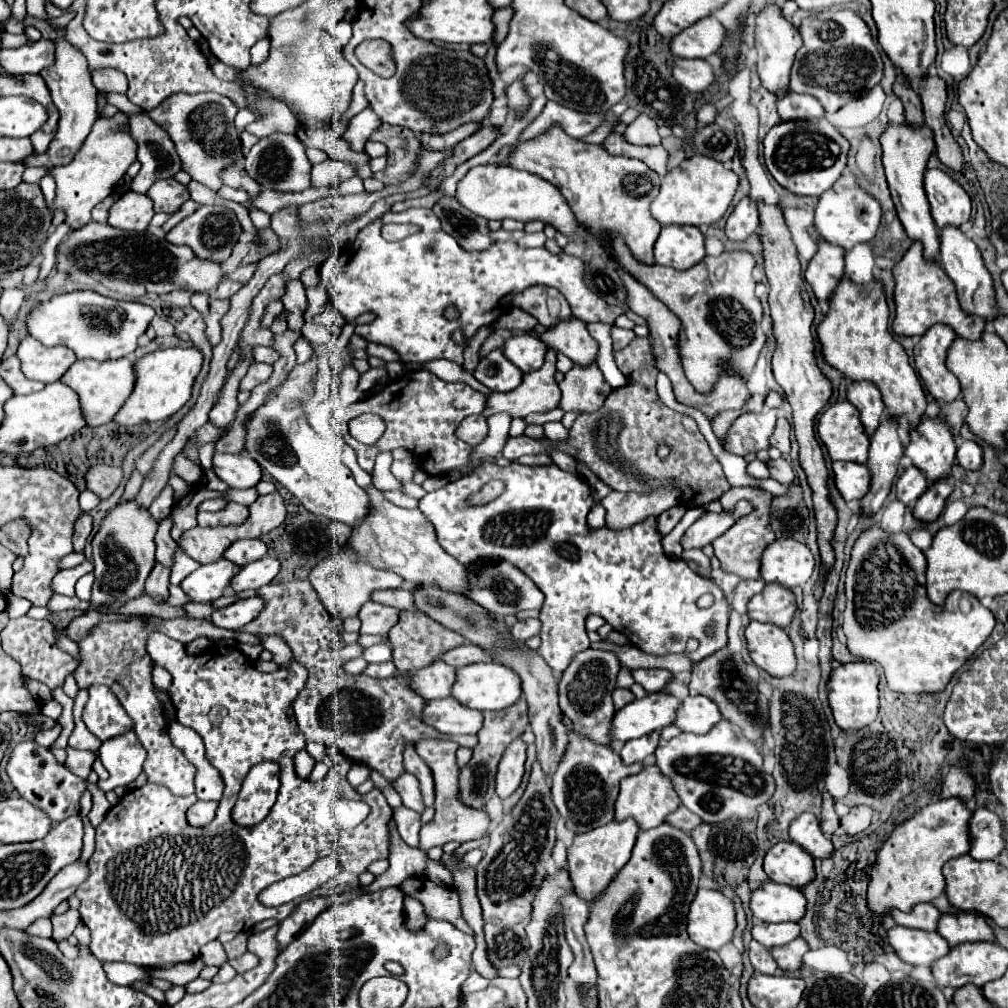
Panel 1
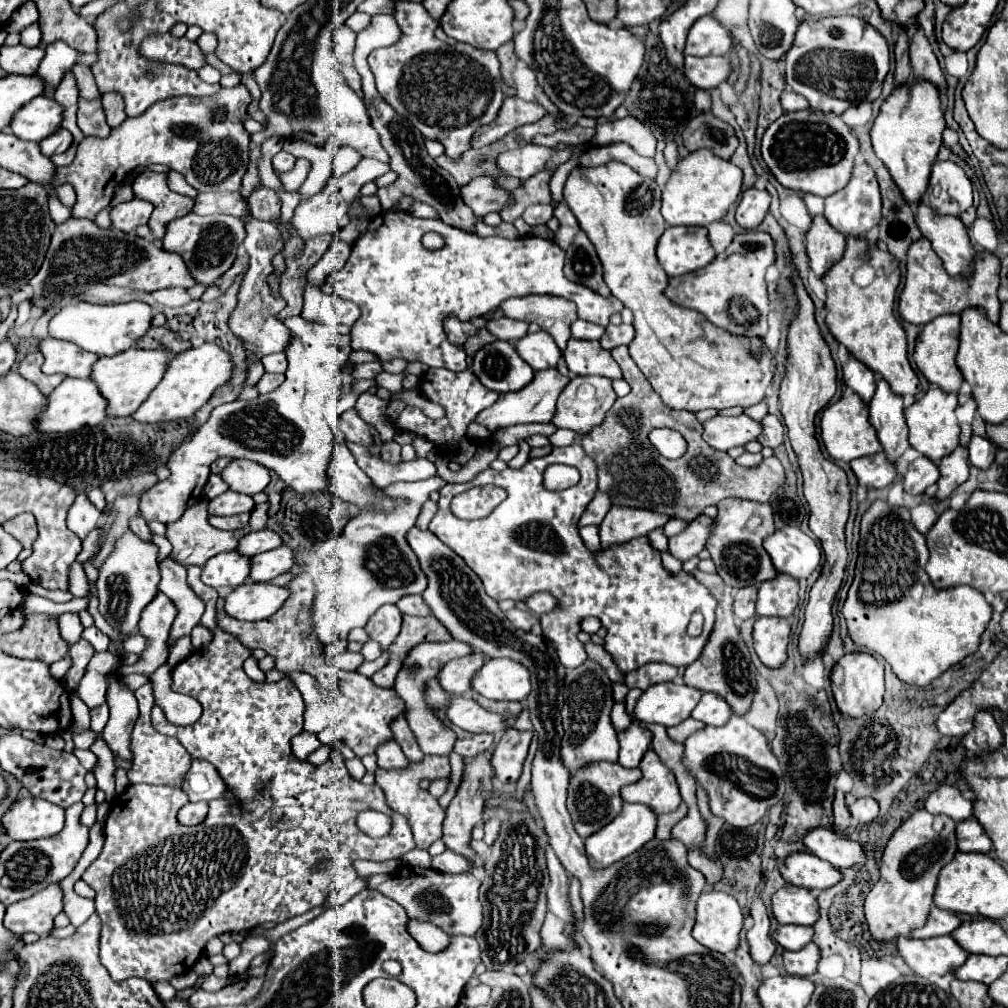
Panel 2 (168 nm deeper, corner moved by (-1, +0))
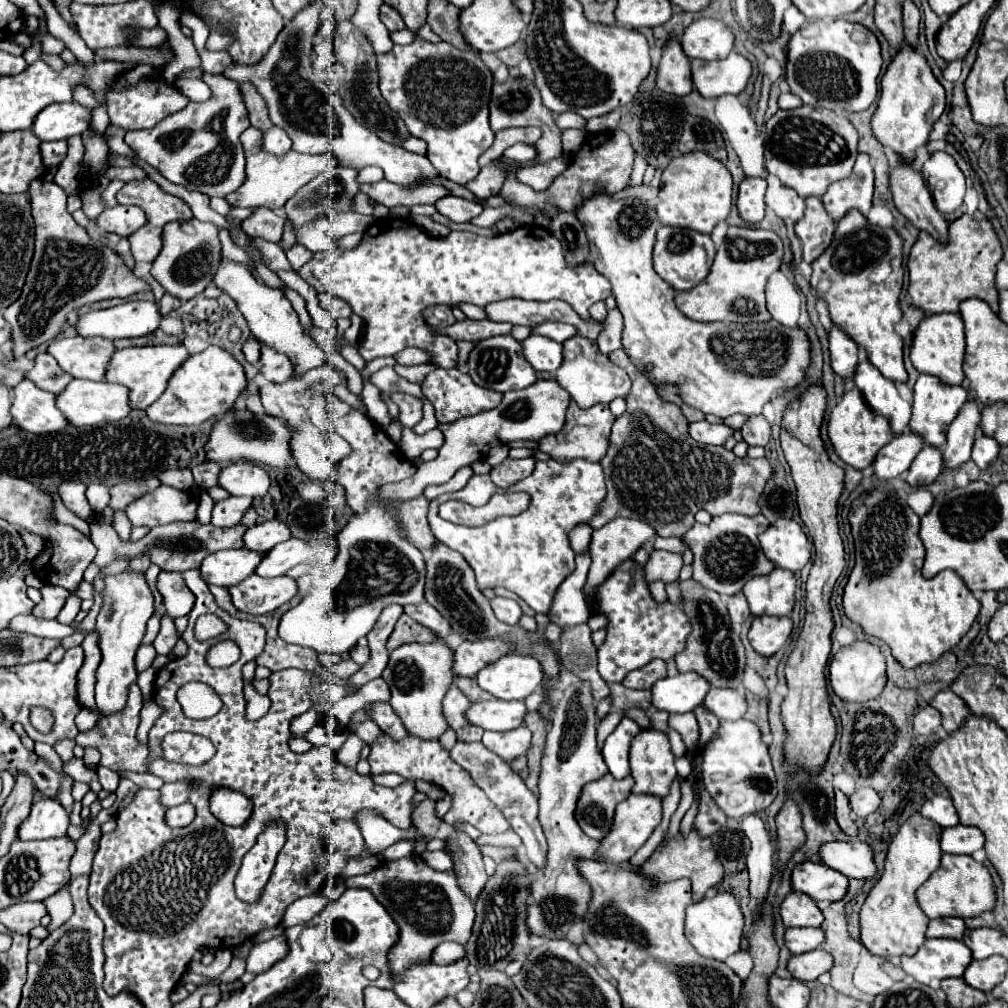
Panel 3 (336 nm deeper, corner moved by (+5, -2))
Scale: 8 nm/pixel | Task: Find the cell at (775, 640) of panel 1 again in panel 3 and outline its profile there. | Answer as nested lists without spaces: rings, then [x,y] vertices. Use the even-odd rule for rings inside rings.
[[[761,615],[761,617],[753,617],[749,629],[749,641],[757,653],[771,657],[787,643],[791,631],[793,631],[791,617]]]

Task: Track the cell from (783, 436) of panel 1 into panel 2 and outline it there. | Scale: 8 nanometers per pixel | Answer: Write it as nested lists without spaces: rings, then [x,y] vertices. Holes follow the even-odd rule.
[[[765,415],[765,419],[761,423],[763,423],[763,433],[759,435],[759,443],[763,447],[771,447],[771,449],[783,445],[783,425],[781,425],[781,421],[775,415]]]

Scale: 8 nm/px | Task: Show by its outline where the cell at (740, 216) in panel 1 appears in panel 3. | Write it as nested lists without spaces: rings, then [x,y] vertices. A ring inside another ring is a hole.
[[[745,177],[739,185],[737,209],[739,215],[749,223],[759,223],[765,215],[765,191],[767,181],[761,177]]]

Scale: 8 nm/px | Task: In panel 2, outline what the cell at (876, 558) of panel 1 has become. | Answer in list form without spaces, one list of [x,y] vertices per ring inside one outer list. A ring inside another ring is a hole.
[[[875,501],[861,519],[855,579],[843,605],[853,643],[881,655],[903,683],[919,687],[933,683],[949,667],[973,655],[993,613],[985,597],[973,587],[935,591],[925,573],[927,559],[925,539],[911,525],[909,511]]]

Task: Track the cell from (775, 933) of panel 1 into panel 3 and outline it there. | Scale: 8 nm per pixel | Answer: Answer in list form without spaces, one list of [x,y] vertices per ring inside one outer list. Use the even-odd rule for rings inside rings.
[[[787,929],[785,943],[793,955],[821,949],[825,941],[823,929]]]

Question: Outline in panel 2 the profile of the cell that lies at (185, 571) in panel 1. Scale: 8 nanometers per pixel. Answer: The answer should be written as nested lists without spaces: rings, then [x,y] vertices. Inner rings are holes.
[[[189,565],[187,567],[187,583],[189,583],[189,587],[195,591],[195,595],[197,597],[201,597],[201,601],[207,605],[207,609],[205,609],[205,613],[203,613],[203,619],[201,621],[213,621],[213,625],[209,625],[211,629],[213,629],[213,641],[205,647],[205,649],[201,649],[201,651],[195,651],[195,653],[191,653],[185,661],[181,661],[175,669],[173,669],[173,685],[171,685],[171,689],[173,691],[177,691],[177,693],[185,693],[185,695],[191,695],[191,697],[195,697],[201,705],[203,705],[203,715],[201,715],[201,719],[197,721],[197,723],[193,723],[193,725],[187,725],[187,727],[177,727],[177,725],[171,725],[169,721],[167,721],[165,715],[159,706],[153,706],[151,712],[151,722],[154,728],[159,732],[163,733],[163,735],[169,735],[169,737],[175,737],[175,739],[181,739],[181,743],[187,747],[187,751],[191,753],[191,755],[195,755],[197,759],[205,759],[205,761],[209,761],[209,763],[213,763],[217,769],[221,769],[221,777],[223,777],[223,781],[225,781],[225,785],[235,793],[235,797],[237,797],[237,803],[231,803],[231,801],[227,801],[227,799],[223,799],[223,801],[211,801],[211,807],[209,807],[209,817],[203,821],[203,823],[199,823],[199,825],[195,825],[195,827],[185,827],[185,825],[181,825],[177,819],[175,819],[175,815],[177,815],[177,811],[181,809],[181,805],[185,805],[185,803],[189,803],[187,801],[187,795],[183,791],[179,791],[179,789],[169,789],[169,787],[155,787],[155,785],[149,785],[146,783],[141,784],[131,784],[123,793],[121,793],[121,797],[117,795],[113,801],[111,801],[111,813],[109,813],[109,817],[107,817],[107,821],[105,821],[105,827],[103,827],[103,835],[105,835],[105,847],[103,847],[103,851],[101,851],[101,855],[87,867],[87,871],[83,873],[83,881],[89,885],[89,887],[93,887],[95,891],[97,891],[97,897],[95,897],[95,909],[97,909],[97,915],[99,915],[99,919],[101,919],[101,945],[99,945],[99,957],[101,957],[101,963],[103,963],[103,967],[109,971],[109,975],[115,979],[115,981],[123,981],[123,979],[129,979],[129,977],[143,977],[143,979],[147,979],[147,981],[151,981],[151,983],[155,983],[155,981],[167,981],[169,977],[173,977],[173,975],[179,975],[179,973],[185,973],[185,971],[189,971],[191,969],[191,965],[195,965],[195,961],[199,959],[199,955],[203,953],[203,949],[205,949],[205,945],[207,945],[207,941],[211,939],[211,937],[217,937],[217,935],[221,935],[221,933],[231,933],[231,931],[251,931],[253,927],[257,927],[257,925],[261,925],[261,923],[265,923],[265,921],[273,921],[273,923],[283,923],[283,921],[287,921],[287,919],[291,919],[291,917],[295,917],[295,915],[301,915],[301,913],[305,913],[305,911],[309,911],[309,909],[313,909],[313,907],[317,907],[317,905],[323,905],[329,897],[329,893],[333,893],[333,891],[337,891],[337,889],[343,889],[343,887],[347,887],[351,881],[355,881],[357,879],[357,871],[355,871],[355,867],[353,867],[353,861],[357,861],[357,859],[371,859],[371,861],[387,861],[387,859],[399,859],[399,857],[403,857],[405,853],[409,853],[411,849],[415,849],[415,841],[413,841],[413,835],[411,835],[411,827],[409,827],[409,823],[407,821],[403,821],[401,819],[401,815],[389,815],[389,813],[393,813],[389,807],[387,807],[387,803],[385,803],[385,795],[383,795],[383,791],[381,791],[381,787],[379,785],[371,785],[371,787],[367,787],[367,785],[363,785],[361,781],[355,781],[355,779],[351,779],[351,775],[347,773],[347,767],[345,767],[345,759],[343,759],[343,755],[335,749],[335,751],[331,751],[331,757],[329,757],[329,761],[327,763],[323,763],[323,765],[319,765],[319,767],[313,767],[311,763],[307,763],[307,761],[299,761],[299,759],[295,759],[293,757],[293,753],[291,753],[291,737],[295,737],[295,735],[299,735],[301,733],[301,729],[303,729],[303,713],[305,713],[305,701],[303,701],[303,697],[301,697],[301,693],[299,693],[299,689],[295,687],[295,683],[289,679],[289,677],[283,677],[281,681],[277,681],[277,683],[255,683],[255,681],[251,681],[247,675],[245,675],[245,671],[243,671],[243,661],[251,655],[251,649],[245,649],[239,641],[237,641],[237,637],[233,637],[233,635],[229,635],[229,633],[223,633],[217,625],[215,625],[215,603],[217,603],[217,591],[213,589],[213,587],[207,587],[205,583],[201,583],[201,579],[199,579],[199,575],[201,575],[201,567],[195,567],[195,565]],[[367,809],[373,809],[373,811],[381,811],[381,813],[385,813],[385,815],[389,815],[391,817],[391,821],[393,821],[393,827],[391,827],[391,831],[385,835],[385,837],[381,837],[381,839],[371,839],[369,835],[365,835],[359,827],[357,827],[357,815],[361,813],[361,811],[367,811]],[[321,859],[329,859],[329,869],[325,869],[325,871],[321,871],[321,873],[313,873],[311,871],[311,867],[317,863],[317,861],[321,861]]]

